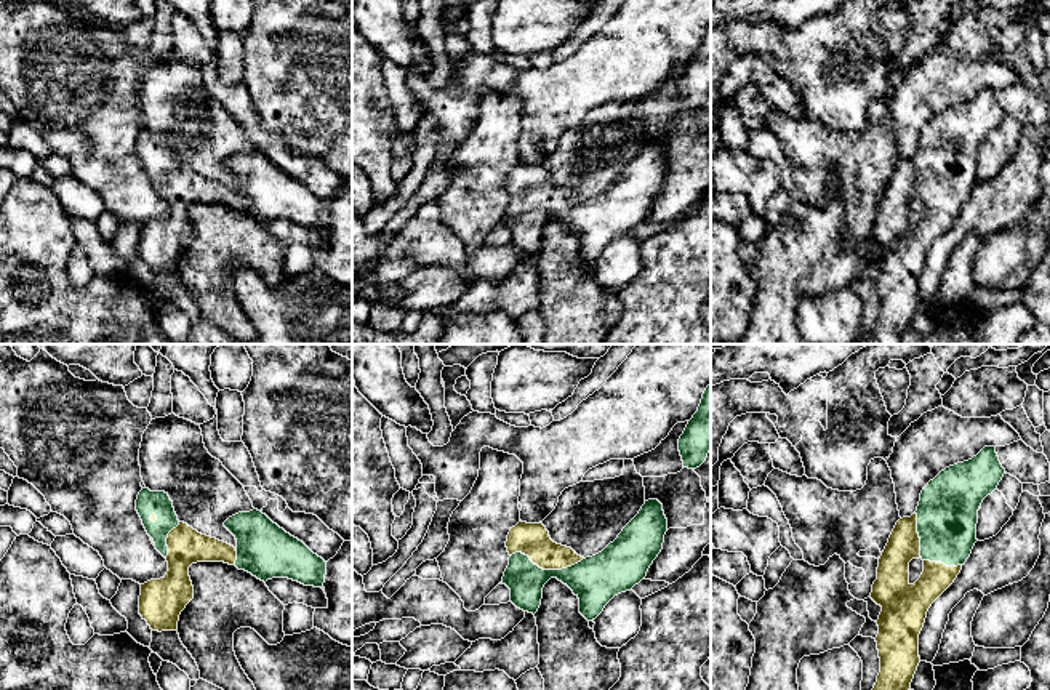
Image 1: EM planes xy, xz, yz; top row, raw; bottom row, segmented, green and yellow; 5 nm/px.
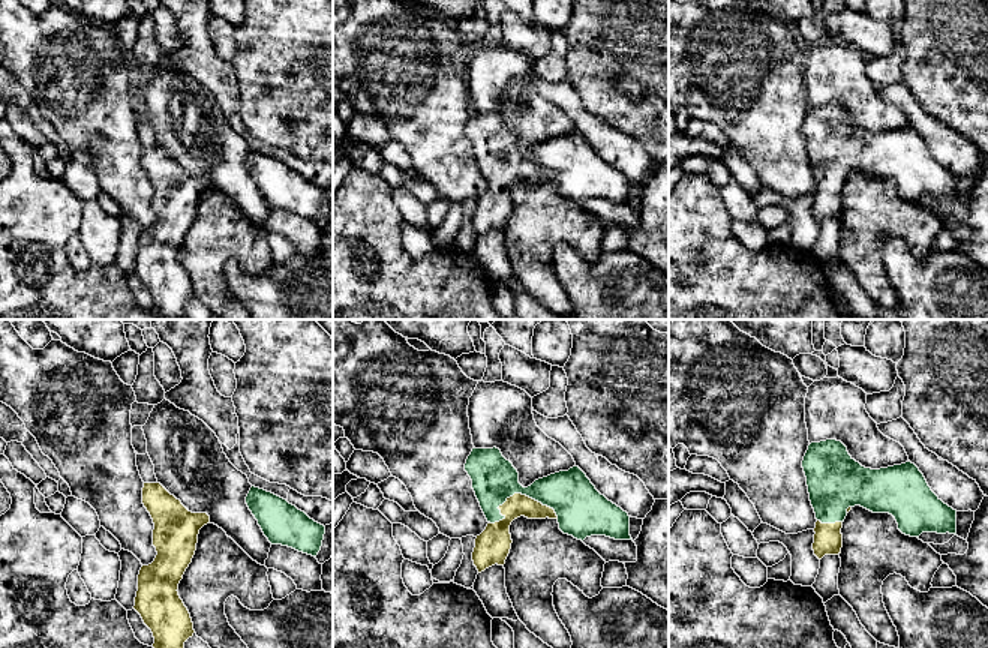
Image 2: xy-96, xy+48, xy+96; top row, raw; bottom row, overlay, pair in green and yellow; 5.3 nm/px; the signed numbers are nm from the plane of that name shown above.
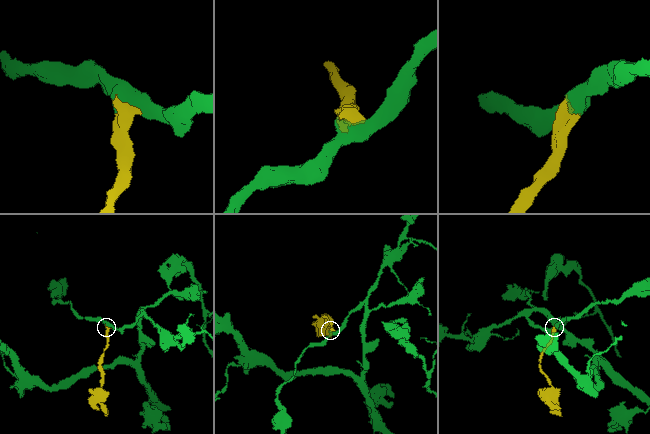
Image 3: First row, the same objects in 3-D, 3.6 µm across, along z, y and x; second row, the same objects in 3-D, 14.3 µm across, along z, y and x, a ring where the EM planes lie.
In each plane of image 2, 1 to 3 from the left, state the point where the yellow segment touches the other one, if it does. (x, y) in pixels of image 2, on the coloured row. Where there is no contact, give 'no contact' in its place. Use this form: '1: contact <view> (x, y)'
1: no contact
2: contact xy+48 (517, 492)
3: contact xy+96 (829, 522)

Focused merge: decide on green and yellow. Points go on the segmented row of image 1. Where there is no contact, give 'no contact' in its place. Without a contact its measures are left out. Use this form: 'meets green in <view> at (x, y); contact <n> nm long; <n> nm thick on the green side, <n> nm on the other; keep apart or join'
meets green in yz at (921, 554); contact 360 nm long; 300 nm thick on the green side, 190 nm on the other; join

